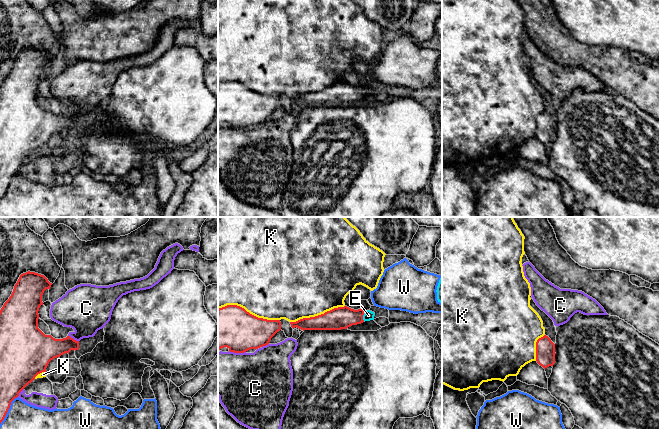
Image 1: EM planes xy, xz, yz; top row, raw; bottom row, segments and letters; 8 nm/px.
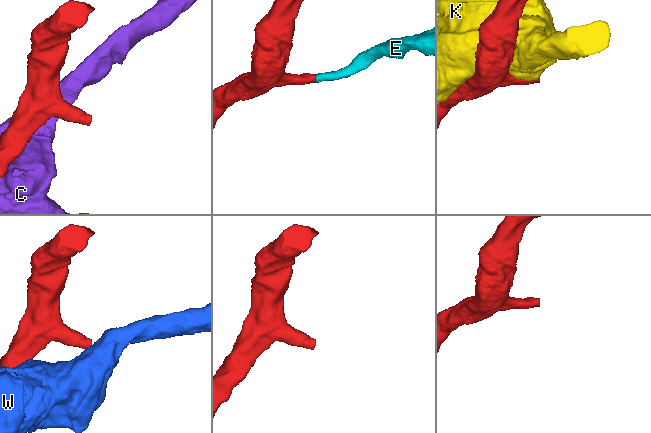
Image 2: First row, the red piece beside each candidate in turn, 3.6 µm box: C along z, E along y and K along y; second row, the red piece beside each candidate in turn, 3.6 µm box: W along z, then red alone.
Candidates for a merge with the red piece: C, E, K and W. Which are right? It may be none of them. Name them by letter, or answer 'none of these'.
E

